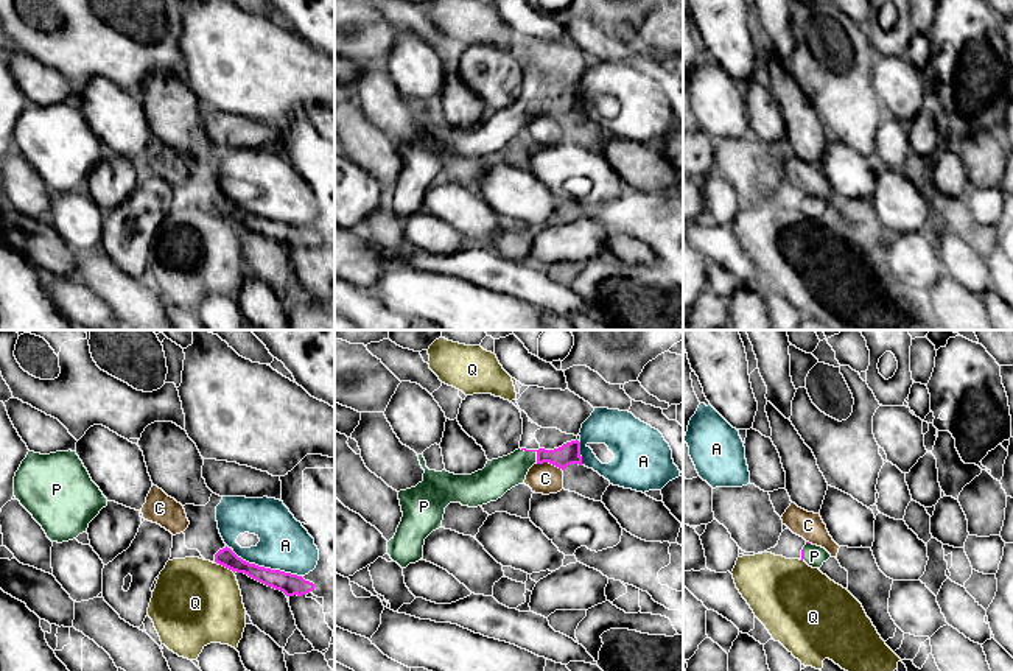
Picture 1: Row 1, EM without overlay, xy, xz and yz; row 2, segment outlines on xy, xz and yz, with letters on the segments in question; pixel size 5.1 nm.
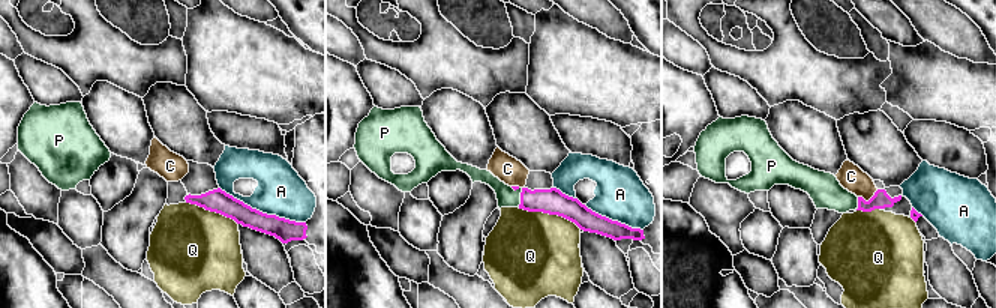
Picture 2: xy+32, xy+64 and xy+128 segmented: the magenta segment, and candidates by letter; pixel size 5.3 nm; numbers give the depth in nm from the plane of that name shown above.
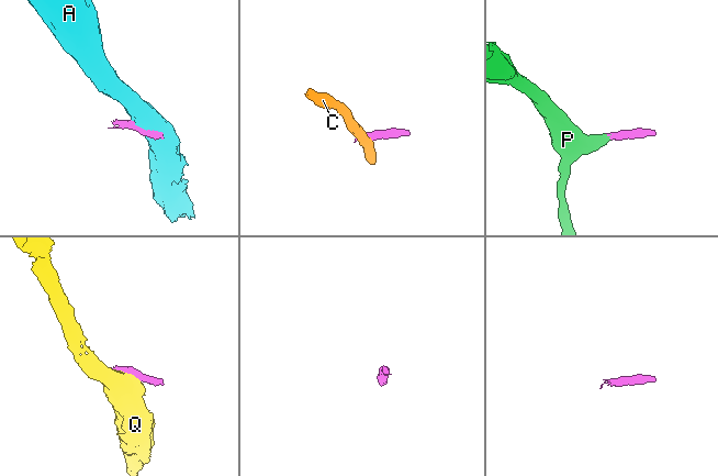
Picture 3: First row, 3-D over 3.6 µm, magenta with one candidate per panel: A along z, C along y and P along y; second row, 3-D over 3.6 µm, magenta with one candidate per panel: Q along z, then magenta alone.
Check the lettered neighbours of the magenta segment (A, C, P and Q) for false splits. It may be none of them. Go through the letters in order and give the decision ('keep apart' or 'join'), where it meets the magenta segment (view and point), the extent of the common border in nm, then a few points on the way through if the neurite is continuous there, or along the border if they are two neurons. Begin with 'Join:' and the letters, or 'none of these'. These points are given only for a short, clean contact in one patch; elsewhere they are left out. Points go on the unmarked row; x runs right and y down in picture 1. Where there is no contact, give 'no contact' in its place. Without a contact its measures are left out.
Join: P
A: keep apart; contact xy (266, 220); length 380 nm
C: keep apart; contact xz (550, 114); length 140 nm; border xz (537, 114), (551, 114), (562, 122)
P: join; contact xz (532, 101); length 120 nm; way xz (568, 105), (532, 101), (511, 122), (500, 126)
Q: keep apart; contact xy (227, 218); length 90 nm; border xy (220, 215), (234, 224)

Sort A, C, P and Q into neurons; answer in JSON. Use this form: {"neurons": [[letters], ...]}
{"neurons": [["A"], ["C"], ["P"], ["Q"]]}

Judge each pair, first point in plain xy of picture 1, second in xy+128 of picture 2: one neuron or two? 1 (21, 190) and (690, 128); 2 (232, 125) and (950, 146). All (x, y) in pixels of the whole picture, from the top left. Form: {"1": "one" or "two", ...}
{"1": "two", "2": "one"}

